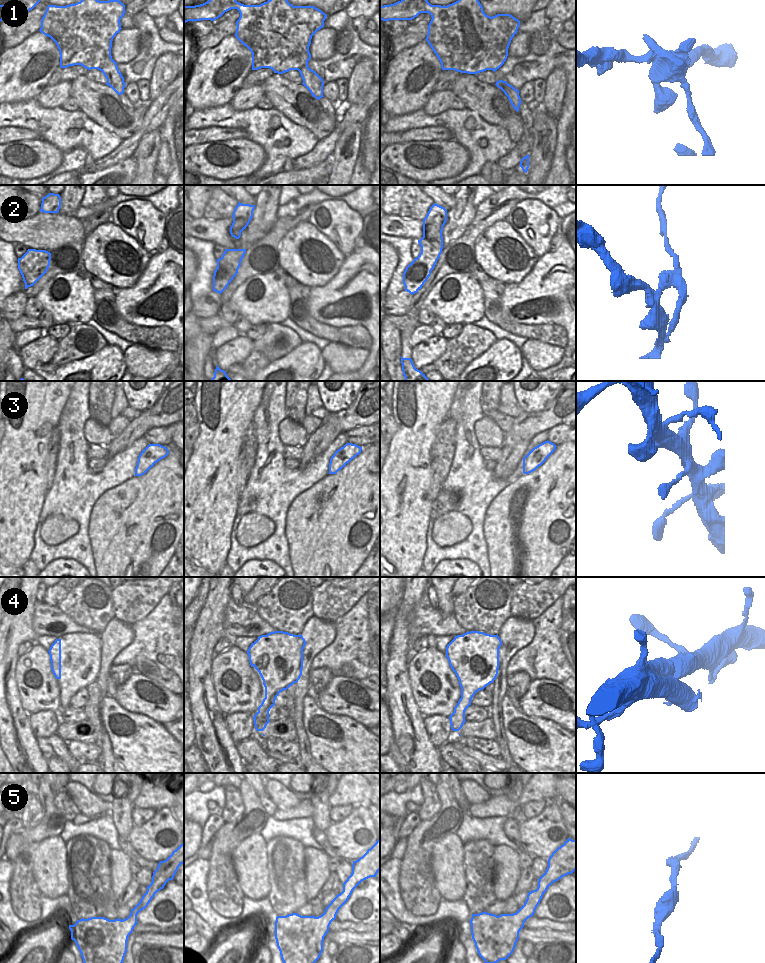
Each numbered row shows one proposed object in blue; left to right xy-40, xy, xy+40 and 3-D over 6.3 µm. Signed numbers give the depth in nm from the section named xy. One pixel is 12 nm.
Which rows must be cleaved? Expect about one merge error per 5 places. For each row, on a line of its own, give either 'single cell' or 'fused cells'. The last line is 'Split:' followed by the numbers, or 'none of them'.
1: fused cells
2: fused cells
3: single cell
4: single cell
5: single cell
Split: 1, 2

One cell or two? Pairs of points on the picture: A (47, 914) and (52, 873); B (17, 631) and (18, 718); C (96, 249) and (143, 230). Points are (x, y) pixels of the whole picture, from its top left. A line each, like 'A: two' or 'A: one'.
A: two
B: one
C: two

